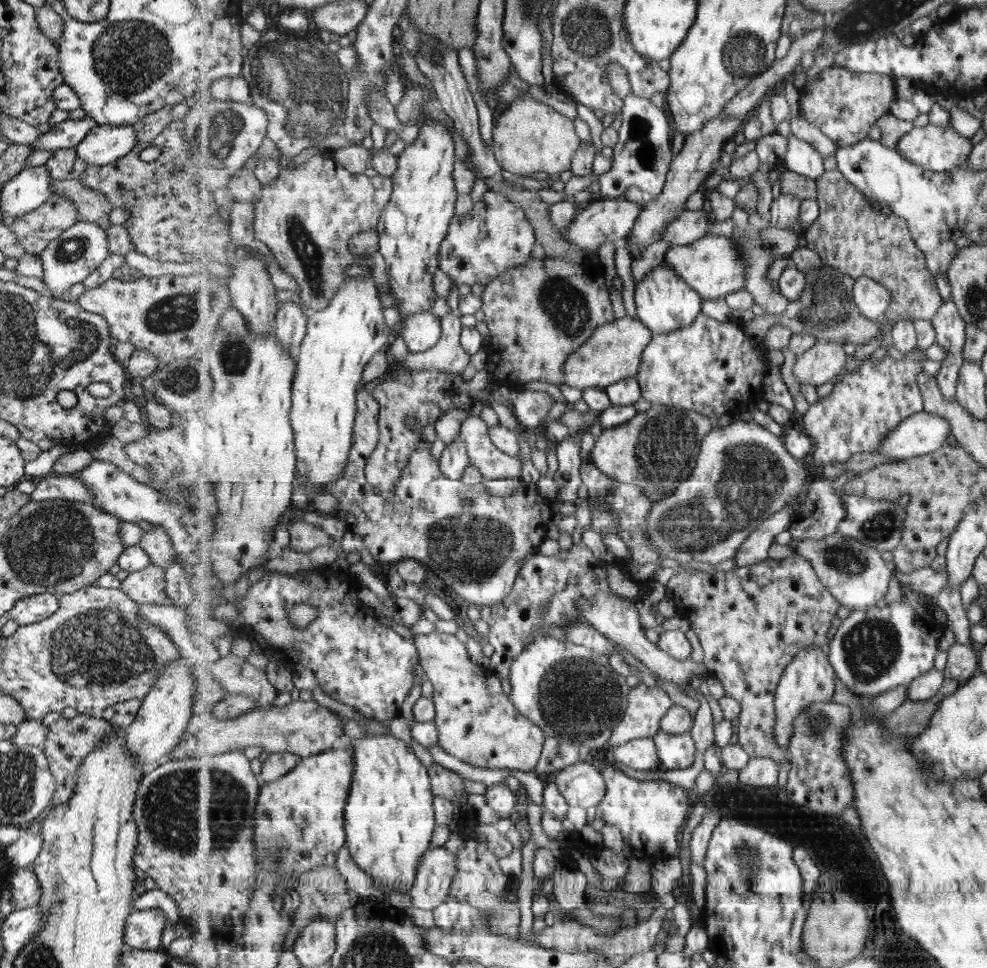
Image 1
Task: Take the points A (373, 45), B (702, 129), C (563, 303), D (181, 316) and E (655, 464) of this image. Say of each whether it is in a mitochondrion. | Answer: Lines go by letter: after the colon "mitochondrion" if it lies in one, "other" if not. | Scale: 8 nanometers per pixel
A: other
B: other
C: mitochondrion
D: mitochondrion
E: mitochondrion

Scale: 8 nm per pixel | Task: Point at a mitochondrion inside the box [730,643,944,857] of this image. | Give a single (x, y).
(815, 724)

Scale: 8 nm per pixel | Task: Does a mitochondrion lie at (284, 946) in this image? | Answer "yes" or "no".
no

